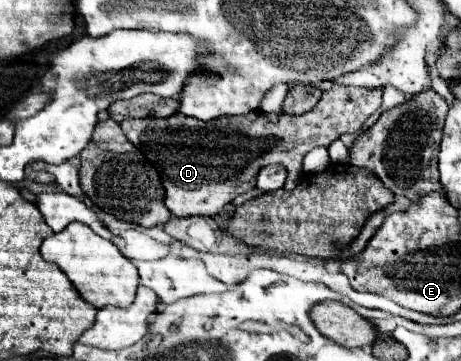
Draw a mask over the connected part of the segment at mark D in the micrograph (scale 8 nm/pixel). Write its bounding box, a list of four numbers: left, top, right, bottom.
[120,84,382,216]

